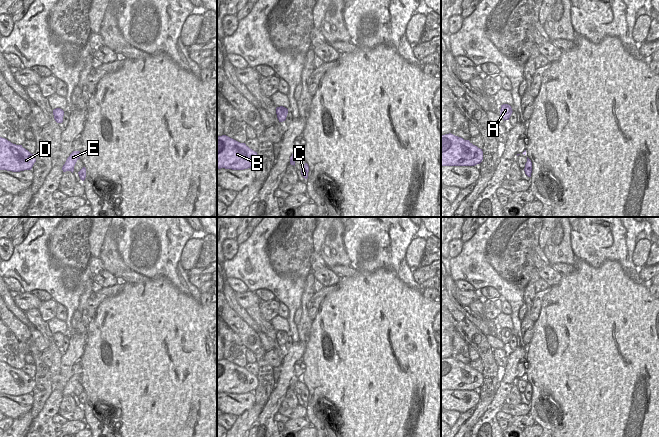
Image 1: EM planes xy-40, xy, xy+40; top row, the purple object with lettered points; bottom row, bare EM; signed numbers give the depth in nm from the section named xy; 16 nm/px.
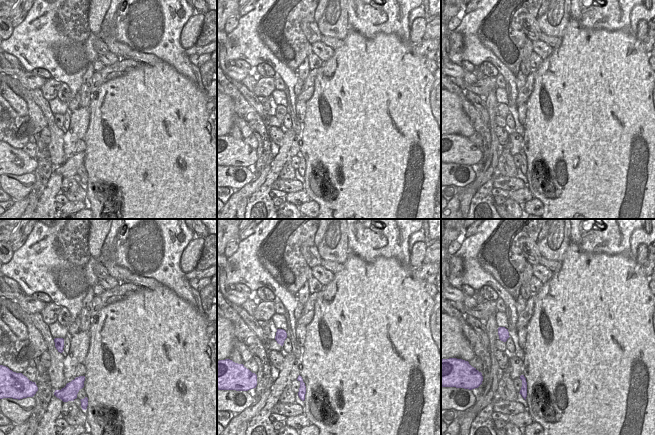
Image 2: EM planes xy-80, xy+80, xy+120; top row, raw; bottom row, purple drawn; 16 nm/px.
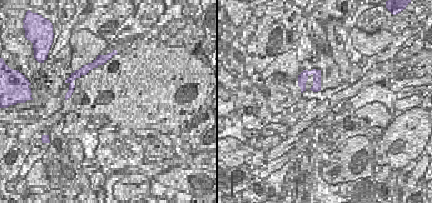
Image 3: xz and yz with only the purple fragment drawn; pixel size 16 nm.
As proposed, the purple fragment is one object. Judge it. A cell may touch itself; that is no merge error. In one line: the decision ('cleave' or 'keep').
keep

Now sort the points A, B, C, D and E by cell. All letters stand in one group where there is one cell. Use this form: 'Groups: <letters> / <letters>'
Groups: A B C D E.

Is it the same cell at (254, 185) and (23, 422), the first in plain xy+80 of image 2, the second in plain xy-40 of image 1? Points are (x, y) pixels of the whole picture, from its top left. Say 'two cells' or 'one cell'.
one cell

